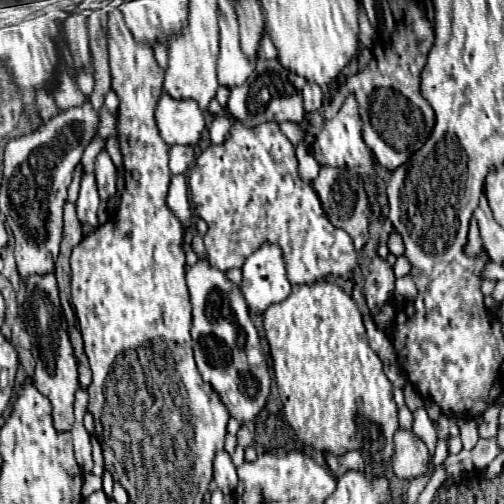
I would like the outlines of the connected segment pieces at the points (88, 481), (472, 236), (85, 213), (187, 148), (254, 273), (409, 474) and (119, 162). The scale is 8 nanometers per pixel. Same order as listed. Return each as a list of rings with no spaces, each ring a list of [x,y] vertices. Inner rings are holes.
[[[86,473],[83,476],[82,496],[87,497],[91,493],[102,489],[102,477],[95,476],[92,473]]]
[[[471,221],[469,225],[469,237],[467,237],[467,245],[465,245],[465,253],[469,257],[477,257],[481,255],[485,249],[483,249],[483,241],[479,237],[479,229],[477,229],[477,221]]]
[[[83,173],[81,191],[79,191],[79,199],[77,199],[79,221],[97,227],[97,207],[99,207],[99,193],[97,193],[95,175],[93,173]]]
[[[173,145],[169,149],[169,167],[171,173],[185,173],[195,161],[193,145]]]
[[[263,243],[243,263],[241,291],[247,305],[255,313],[263,313],[269,305],[281,303],[291,293],[287,279],[283,249],[273,243]]]
[[[399,429],[395,433],[395,453],[393,453],[393,471],[399,479],[413,479],[421,475],[429,461],[429,449],[425,443],[411,431]]]
[[[111,136],[108,138],[112,138],[112,139],[106,139],[105,150],[110,155],[114,165],[117,168],[121,168],[123,167],[123,158],[122,158],[119,142],[117,139],[114,139],[116,137]]]

